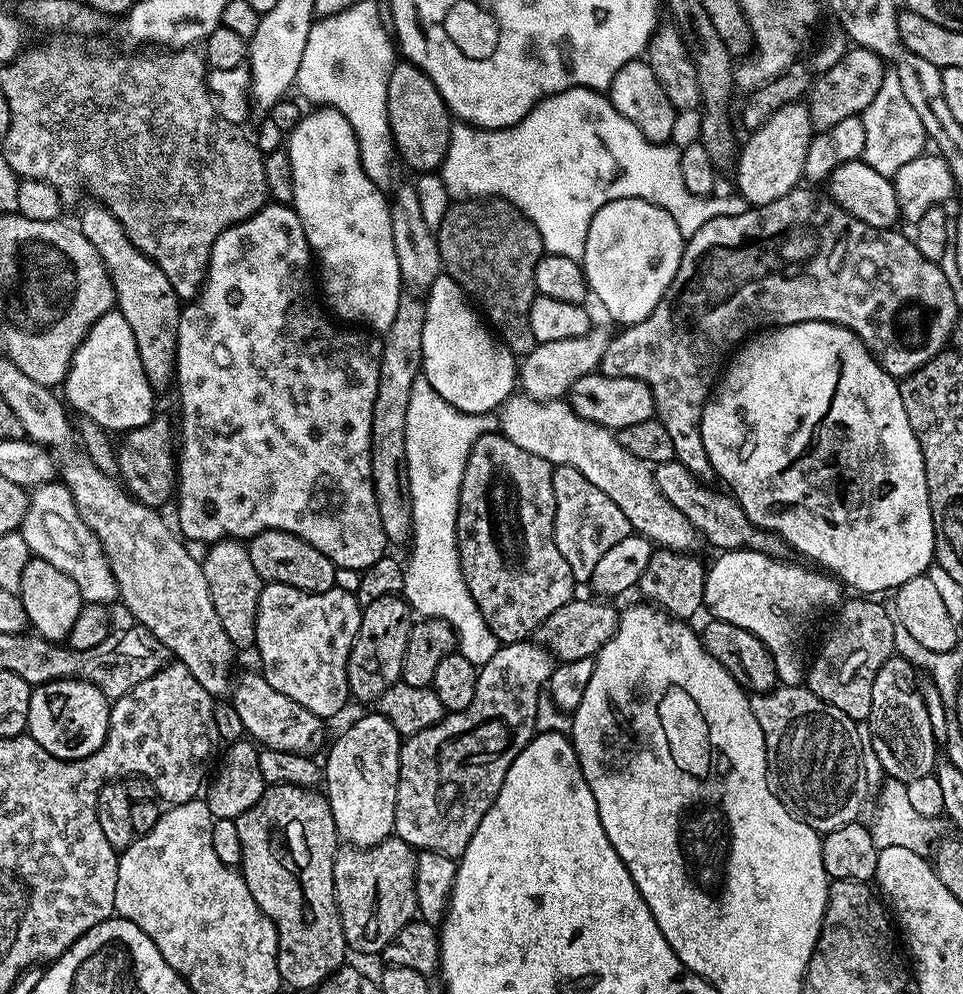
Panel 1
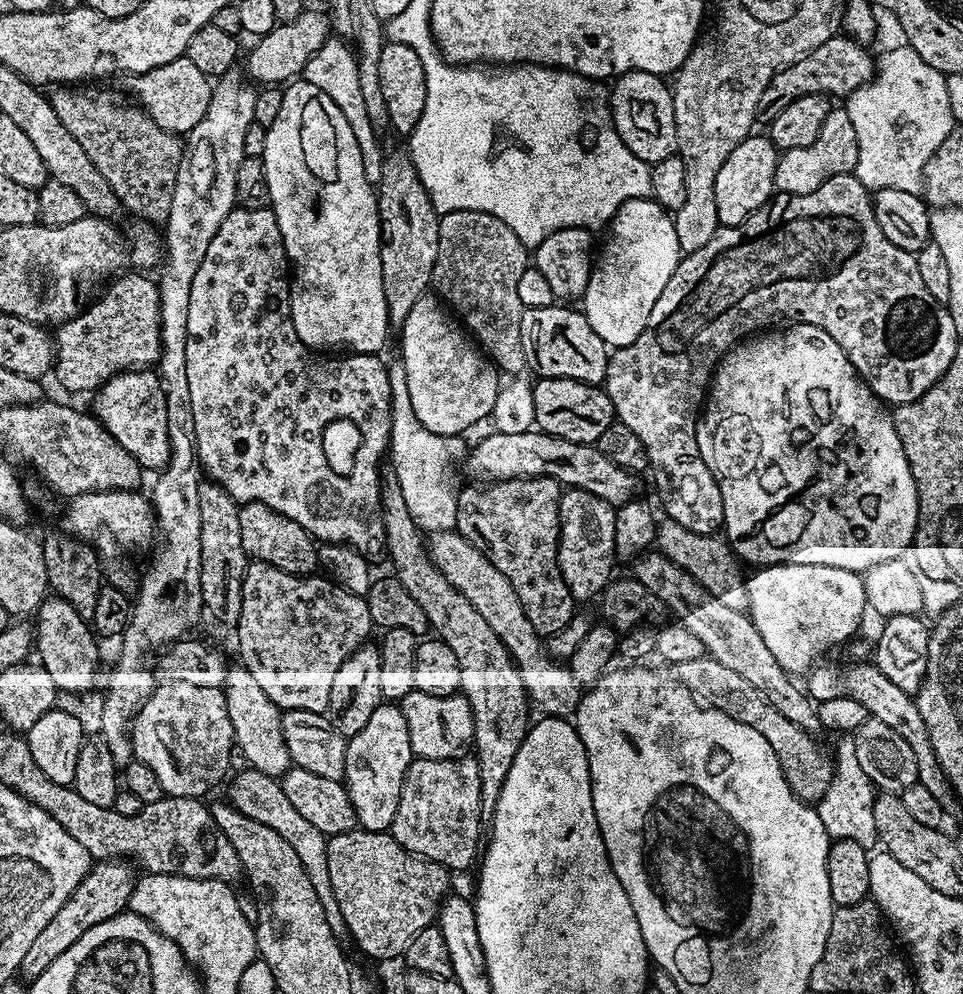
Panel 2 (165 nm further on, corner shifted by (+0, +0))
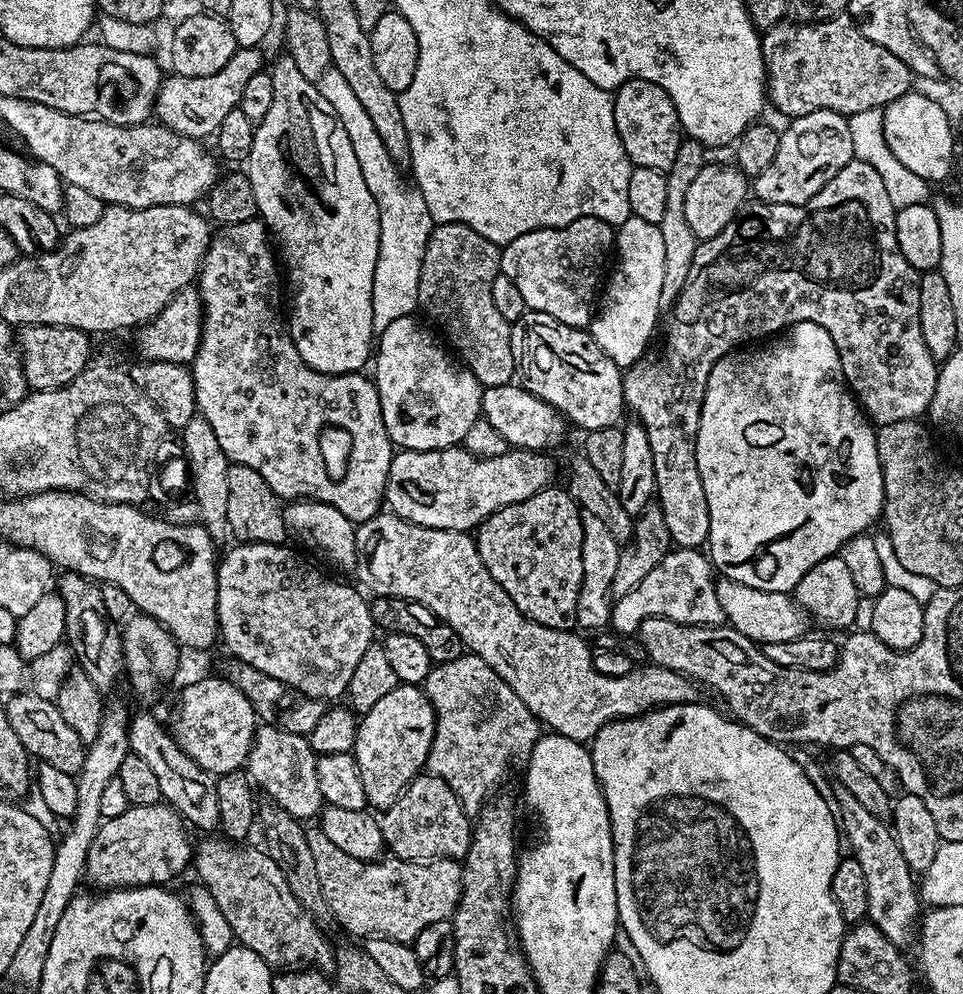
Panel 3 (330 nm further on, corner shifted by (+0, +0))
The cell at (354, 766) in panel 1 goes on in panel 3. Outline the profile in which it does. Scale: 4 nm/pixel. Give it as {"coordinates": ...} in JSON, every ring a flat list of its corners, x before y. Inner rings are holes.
{"coordinates":[[397,683,390,694,359,717,354,755,369,809,383,810,394,806,408,783,425,771,435,729,436,715,432,704,423,687,414,684]]}

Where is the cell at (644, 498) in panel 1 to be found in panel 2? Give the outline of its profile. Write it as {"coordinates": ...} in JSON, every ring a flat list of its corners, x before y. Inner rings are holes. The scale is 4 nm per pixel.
{"coordinates":[[664,518,659,521,656,529,655,547,666,558,670,558,670,562,682,566,686,574,690,574,701,586,710,590,714,598,720,599,733,610,745,611,748,606,748,585,745,573,740,573,741,565,731,547,723,539,720,539,721,541,716,539,720,538,715,535,694,534,694,530,686,530,686,526,680,526,678,522]]}

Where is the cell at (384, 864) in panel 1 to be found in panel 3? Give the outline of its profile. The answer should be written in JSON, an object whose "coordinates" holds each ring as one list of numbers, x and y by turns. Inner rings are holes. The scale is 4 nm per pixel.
{"coordinates":[[319,827,307,829,310,842,310,854,314,858,314,867,318,869,318,882,322,882,322,894,328,903,331,919,337,920,352,936,367,938,381,936,397,940,403,944,416,939,426,926,434,922,449,919,456,911,460,895,462,894,462,864,460,860,399,860,391,854,378,860,359,860,350,858,346,850,338,850,326,834,320,832]]}

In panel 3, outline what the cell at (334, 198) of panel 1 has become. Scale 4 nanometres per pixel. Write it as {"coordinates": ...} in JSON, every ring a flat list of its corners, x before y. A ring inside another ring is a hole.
{"coordinates":[[287,54,281,55,281,60,270,68,274,78,274,103,262,122,256,125,254,134,254,146,250,150,250,158,246,161,246,174,250,178,250,186,254,186,254,198,256,199,256,211,259,219,264,221,269,233,274,237,278,245,279,255,282,257,283,267,286,269,286,280,292,283,292,300,290,296,290,315,287,317,288,331,292,333,292,341,302,354,306,366,310,366,319,372,326,374,346,374,347,372,360,372,368,356,374,352,374,306,372,295,374,294,374,272,380,253,380,218,382,208,378,203,378,197,370,194,370,186,366,186,366,178,362,178,362,166,358,166,358,157,354,154,354,146,350,146,350,134,346,134,346,126,338,118,334,106,322,98,319,87,313,81,302,78,298,66,294,66,294,58]]}

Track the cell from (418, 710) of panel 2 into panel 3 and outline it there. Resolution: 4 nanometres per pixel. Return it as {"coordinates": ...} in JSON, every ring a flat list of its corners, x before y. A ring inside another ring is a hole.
{"coordinates":[[471,654,459,656,445,664,436,664,424,679,422,687,436,715,434,742,428,751,427,771,442,778,460,799,465,814,469,818,475,817,485,800,501,787,499,784,503,782,512,759,527,761,532,748,540,741,542,725,526,702,522,702,522,698,518,698,518,694,506,686,502,677,489,664,482,662,482,658]]}

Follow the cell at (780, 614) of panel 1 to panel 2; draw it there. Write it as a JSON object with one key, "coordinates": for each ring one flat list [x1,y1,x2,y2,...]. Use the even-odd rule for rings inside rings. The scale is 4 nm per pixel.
{"coordinates":[[765,564,753,572,746,580,746,611,778,666,793,678,811,672,831,648,847,645,864,620,868,603,859,572,817,564]]}

